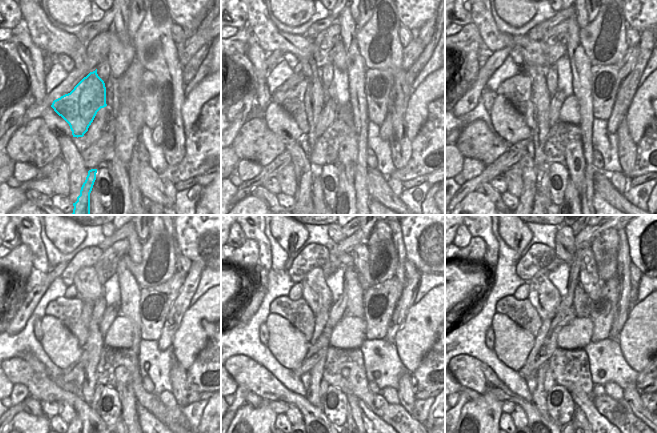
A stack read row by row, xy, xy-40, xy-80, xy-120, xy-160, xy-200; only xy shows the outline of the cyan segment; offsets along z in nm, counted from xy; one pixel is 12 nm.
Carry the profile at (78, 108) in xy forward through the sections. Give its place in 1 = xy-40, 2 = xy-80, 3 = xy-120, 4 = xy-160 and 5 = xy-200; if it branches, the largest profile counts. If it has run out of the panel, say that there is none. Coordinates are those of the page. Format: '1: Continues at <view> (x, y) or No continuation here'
1: Continues at xy-40 (298, 102)
2: Continues at xy-80 (517, 90)
3: Continues at xy-120 (69, 311)
4: Continues at xy-160 (298, 313)
5: Continues at xy-200 (522, 312)

